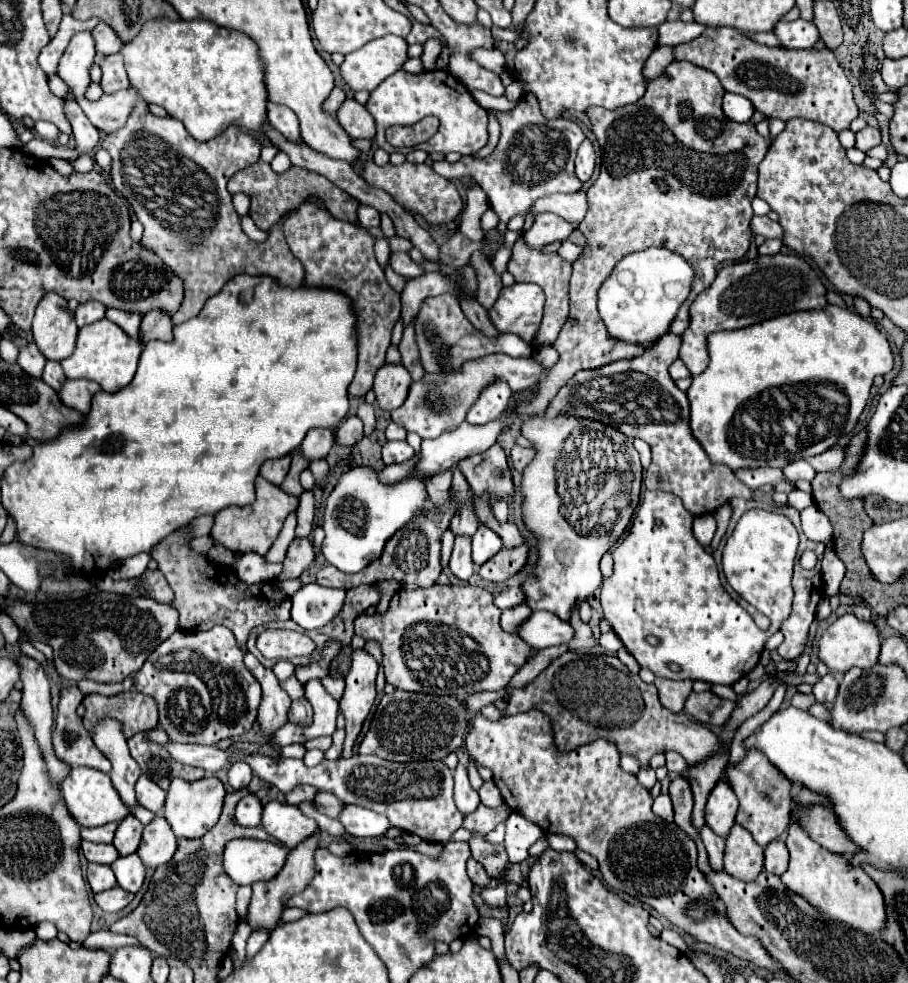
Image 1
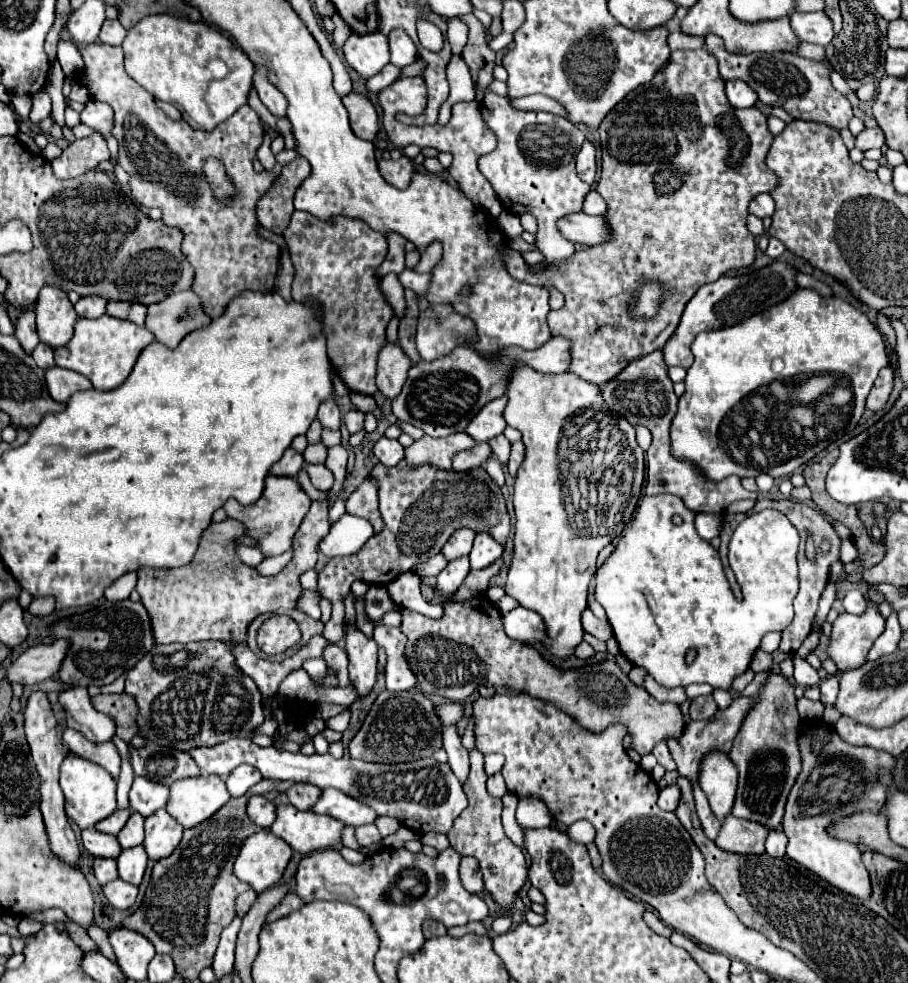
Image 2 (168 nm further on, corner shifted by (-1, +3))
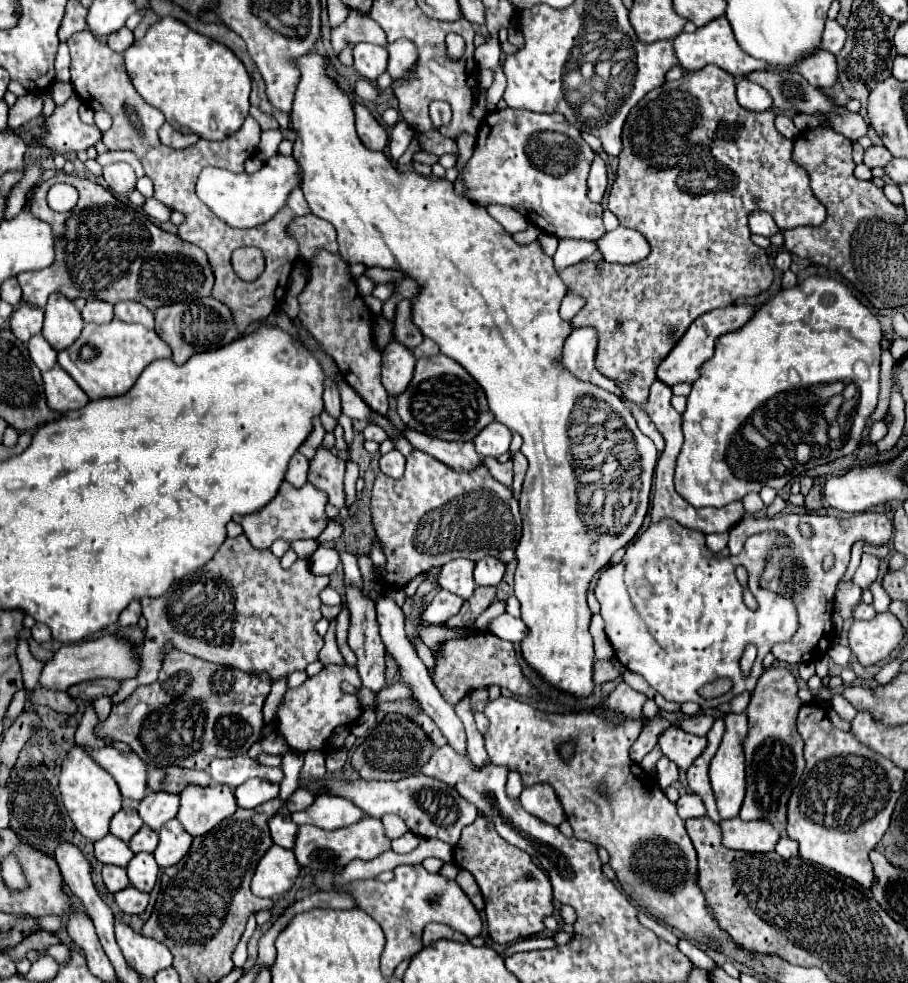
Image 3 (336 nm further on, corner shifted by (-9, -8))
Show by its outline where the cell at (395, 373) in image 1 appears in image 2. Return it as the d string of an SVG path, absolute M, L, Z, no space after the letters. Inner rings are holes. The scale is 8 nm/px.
M386 341L386 345L378 353L378 371L376 371L376 385L384 397L390 399L396 397L396 393L400 393L410 365L412 361L400 349L400 345Z

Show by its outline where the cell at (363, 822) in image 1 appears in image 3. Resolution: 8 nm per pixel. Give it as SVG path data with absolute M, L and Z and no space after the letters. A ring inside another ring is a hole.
M316 796L310 808L292 814L292 820L296 824L312 824L324 830L338 830L356 824L362 818L364 812L360 808L356 808L350 800L338 796Z

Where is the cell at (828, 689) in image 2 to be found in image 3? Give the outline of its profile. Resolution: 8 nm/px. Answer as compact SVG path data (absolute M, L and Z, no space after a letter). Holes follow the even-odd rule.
M834 694L832 700L830 700L830 706L848 722L852 722L852 718L856 716L856 710L852 708L852 704L842 696L842 694Z

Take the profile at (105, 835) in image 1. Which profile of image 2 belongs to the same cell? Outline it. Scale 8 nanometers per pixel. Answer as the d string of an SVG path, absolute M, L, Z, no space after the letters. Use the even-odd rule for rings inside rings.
M116 809L112 815L108 815L106 819L102 819L96 825L96 829L104 831L104 833L110 833L110 835L116 835L124 827L124 823L128 821L128 817L130 817L130 809Z

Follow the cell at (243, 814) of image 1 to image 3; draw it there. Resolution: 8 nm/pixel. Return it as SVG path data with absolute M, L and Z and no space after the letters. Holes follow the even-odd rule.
M276 814L276 816L272 816L272 820L268 820L268 826L270 826L270 834L272 834L274 844L284 846L284 848L292 848L294 846L294 838L296 838L298 826L292 822L290 816Z

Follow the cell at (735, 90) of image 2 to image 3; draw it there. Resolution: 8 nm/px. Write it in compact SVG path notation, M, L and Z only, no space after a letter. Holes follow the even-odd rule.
M742 78L742 80L738 80L736 88L738 88L736 98L742 108L754 110L754 112L764 112L764 110L772 108L772 98L768 96L768 92L762 86Z

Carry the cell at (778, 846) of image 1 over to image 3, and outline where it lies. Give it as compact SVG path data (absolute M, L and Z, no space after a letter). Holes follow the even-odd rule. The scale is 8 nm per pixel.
M782 836L782 838L778 840L778 844L776 844L776 852L778 852L784 860L790 860L790 858L798 856L798 844L796 844L792 838Z

